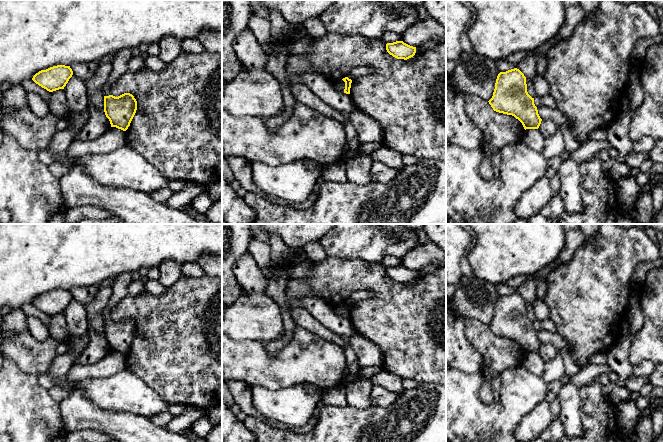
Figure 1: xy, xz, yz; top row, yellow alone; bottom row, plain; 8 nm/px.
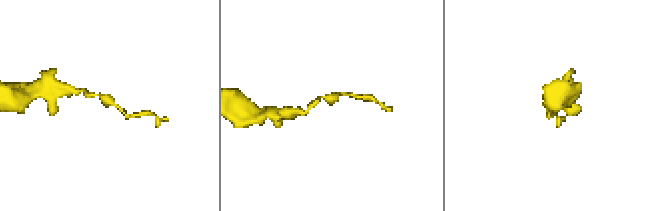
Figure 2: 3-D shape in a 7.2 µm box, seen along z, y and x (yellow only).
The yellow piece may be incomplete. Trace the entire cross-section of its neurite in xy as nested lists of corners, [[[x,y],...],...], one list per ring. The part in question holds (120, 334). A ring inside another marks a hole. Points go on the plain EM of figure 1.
[[[130,317],[118,321],[104,320],[104,336],[111,351],[126,355],[137,334],[137,325]]]

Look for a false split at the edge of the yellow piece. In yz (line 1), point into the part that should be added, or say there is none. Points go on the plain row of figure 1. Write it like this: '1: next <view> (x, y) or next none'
1: next none

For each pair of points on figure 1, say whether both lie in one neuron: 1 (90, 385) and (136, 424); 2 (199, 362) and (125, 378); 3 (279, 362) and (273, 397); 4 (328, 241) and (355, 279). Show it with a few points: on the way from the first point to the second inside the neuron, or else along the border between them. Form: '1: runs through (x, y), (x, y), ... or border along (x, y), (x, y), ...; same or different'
1: border along (98, 406), (108, 410), (129, 411), (144, 417); different
2: border along (126, 367), (154, 390); different
3: border along (297, 384), (291, 387), (276, 389), (252, 386); different
4: border along (328, 255), (360, 258), (362, 260); different

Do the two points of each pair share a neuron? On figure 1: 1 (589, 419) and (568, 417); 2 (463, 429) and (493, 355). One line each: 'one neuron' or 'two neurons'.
1: two neurons
2: two neurons

